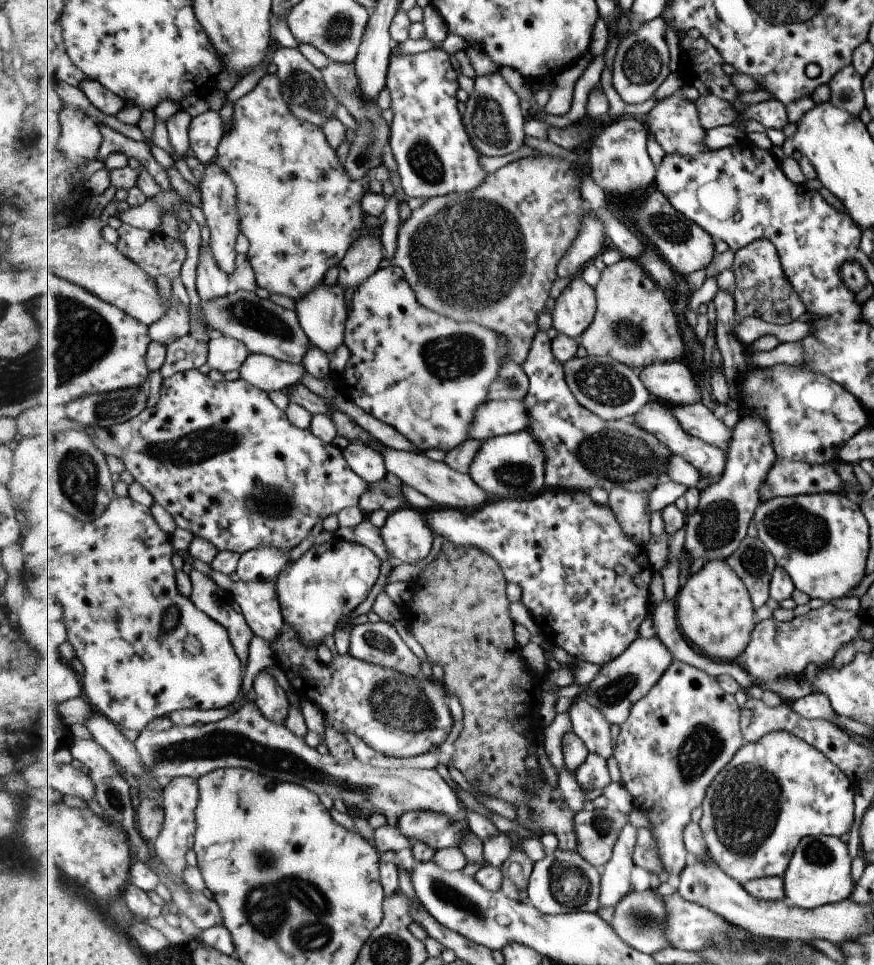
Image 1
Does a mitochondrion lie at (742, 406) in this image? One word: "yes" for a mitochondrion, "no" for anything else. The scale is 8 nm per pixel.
no

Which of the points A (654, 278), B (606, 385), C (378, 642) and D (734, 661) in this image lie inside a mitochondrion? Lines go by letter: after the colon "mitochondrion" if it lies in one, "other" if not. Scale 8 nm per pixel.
A: other
B: mitochondrion
C: mitochondrion
D: other

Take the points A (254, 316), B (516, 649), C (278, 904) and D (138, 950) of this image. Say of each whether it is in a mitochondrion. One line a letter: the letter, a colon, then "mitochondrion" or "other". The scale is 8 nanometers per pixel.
A: mitochondrion
B: other
C: mitochondrion
D: other

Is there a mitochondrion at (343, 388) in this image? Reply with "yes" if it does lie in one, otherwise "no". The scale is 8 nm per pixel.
no

